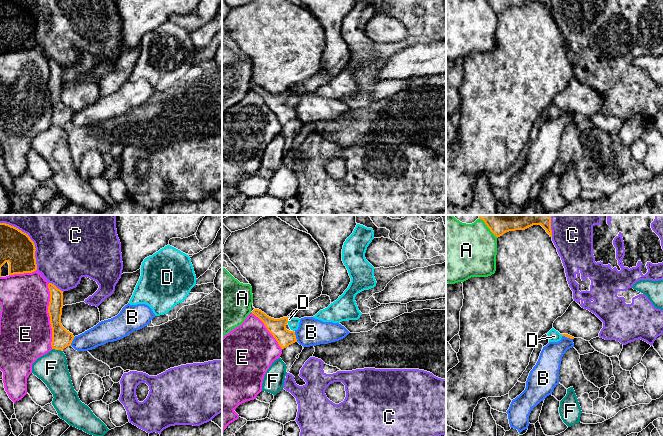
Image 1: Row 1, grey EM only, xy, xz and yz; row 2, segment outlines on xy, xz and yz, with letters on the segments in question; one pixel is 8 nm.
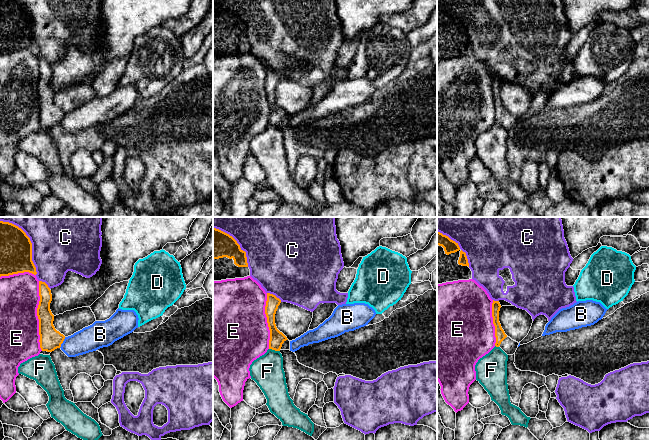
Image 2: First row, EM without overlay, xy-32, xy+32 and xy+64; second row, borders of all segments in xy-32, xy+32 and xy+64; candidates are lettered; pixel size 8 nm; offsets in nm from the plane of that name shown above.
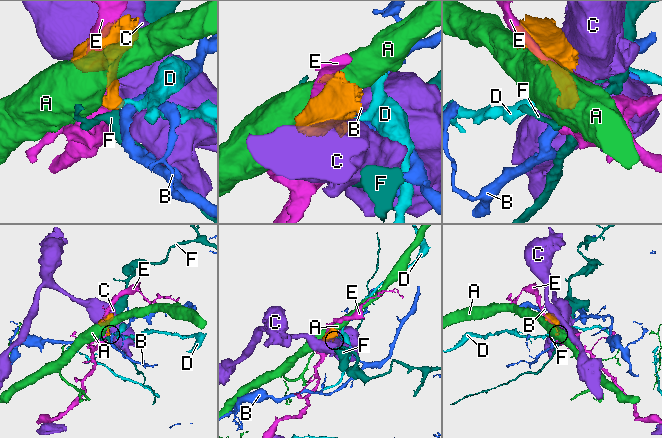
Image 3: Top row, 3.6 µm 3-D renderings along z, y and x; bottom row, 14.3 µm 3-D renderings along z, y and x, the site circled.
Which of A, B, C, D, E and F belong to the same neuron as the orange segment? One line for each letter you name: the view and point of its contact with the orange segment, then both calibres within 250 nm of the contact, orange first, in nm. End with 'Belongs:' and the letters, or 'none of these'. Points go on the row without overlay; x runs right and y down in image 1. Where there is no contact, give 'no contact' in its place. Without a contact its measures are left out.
Belongs: none of these

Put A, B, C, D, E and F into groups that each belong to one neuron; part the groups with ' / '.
A / B / C / D / E / F

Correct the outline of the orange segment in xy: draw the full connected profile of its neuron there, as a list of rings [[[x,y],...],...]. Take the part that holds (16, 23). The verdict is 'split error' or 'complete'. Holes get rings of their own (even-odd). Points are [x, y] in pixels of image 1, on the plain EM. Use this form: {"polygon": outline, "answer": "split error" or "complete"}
{"polygon": [[[0,0],[0,53],[36,47],[35,27],[28,10],[9,0]]], "answer": "split error"}

